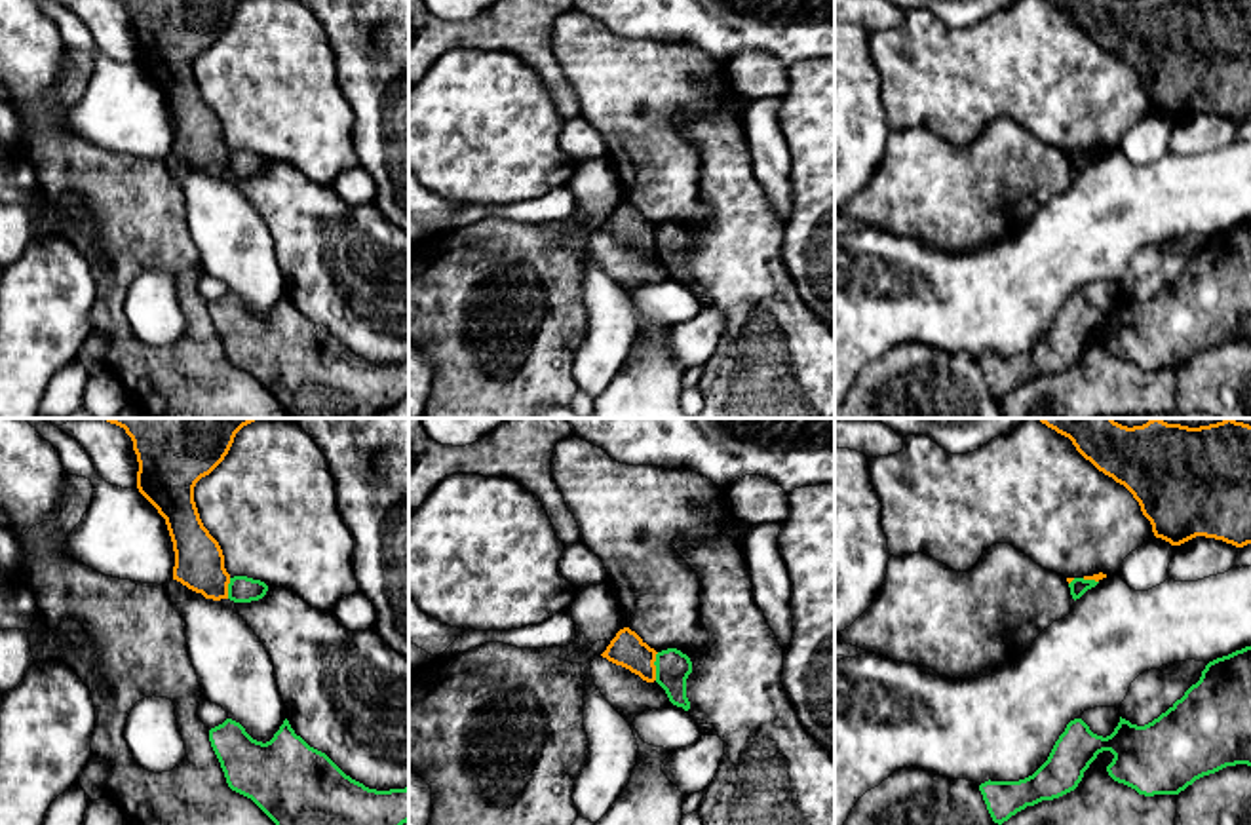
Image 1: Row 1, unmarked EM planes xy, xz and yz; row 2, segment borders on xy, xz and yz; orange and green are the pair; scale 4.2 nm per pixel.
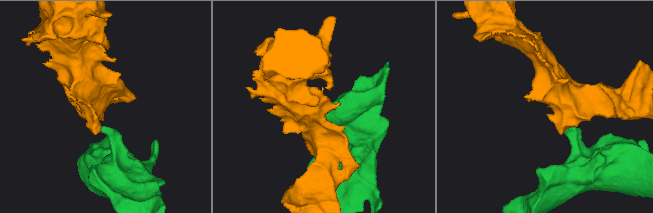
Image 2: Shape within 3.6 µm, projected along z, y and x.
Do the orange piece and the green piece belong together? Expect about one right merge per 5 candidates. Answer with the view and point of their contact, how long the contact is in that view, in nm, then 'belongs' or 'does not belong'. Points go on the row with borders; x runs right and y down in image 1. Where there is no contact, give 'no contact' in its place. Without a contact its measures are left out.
xz (654, 666) | 120 nm | does not belong

